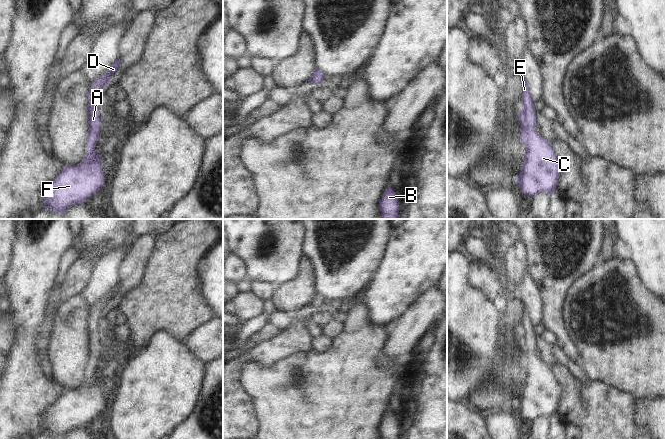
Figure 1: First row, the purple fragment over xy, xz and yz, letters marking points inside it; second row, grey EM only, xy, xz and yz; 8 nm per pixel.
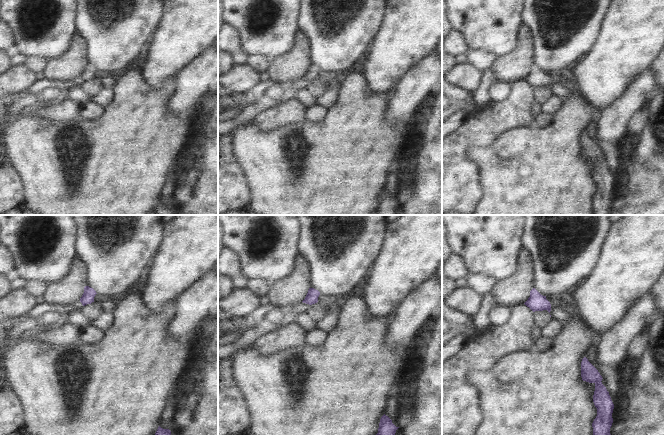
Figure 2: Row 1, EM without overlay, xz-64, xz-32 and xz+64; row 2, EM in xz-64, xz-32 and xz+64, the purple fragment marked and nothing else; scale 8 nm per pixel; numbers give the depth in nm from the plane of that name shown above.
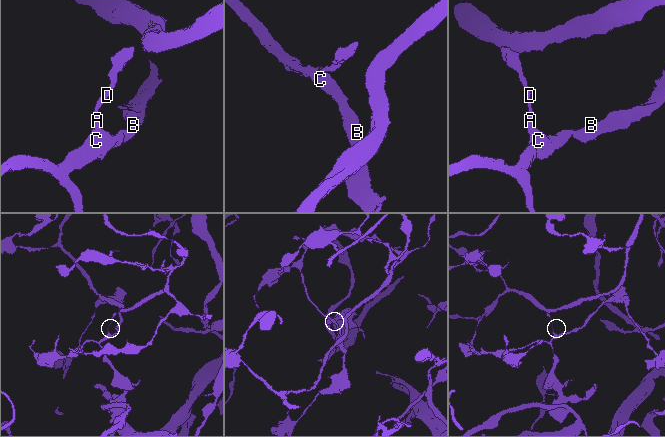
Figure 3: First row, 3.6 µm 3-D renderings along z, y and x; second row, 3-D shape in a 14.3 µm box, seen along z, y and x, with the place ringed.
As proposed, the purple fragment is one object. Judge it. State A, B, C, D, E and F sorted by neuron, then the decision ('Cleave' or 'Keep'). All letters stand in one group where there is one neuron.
Groups: A B C D E F. Keep

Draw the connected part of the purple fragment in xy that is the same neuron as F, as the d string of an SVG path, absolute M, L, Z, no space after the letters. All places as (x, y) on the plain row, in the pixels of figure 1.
M116 283L108 292L108 297L97 302L89 312L87 319L87 336L88 336L88 352L86 367L87 375L81 387L74 390L63 391L60 398L43 414L45 427L43 432L50 433L54 436L64 438L64 436L75 428L83 428L84 425L99 416L104 409L104 397L101 390L100 376L95 374L95 368L101 357L101 344L99 333L97 331L97 321L100 316L109 308L111 301L116 296L120 288L120 283Z

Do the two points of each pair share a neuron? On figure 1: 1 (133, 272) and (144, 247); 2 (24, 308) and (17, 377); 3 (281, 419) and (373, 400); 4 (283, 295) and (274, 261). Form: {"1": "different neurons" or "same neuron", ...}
{"1": "same neuron", "2": "same neuron", "3": "same neuron", "4": "different neurons"}

